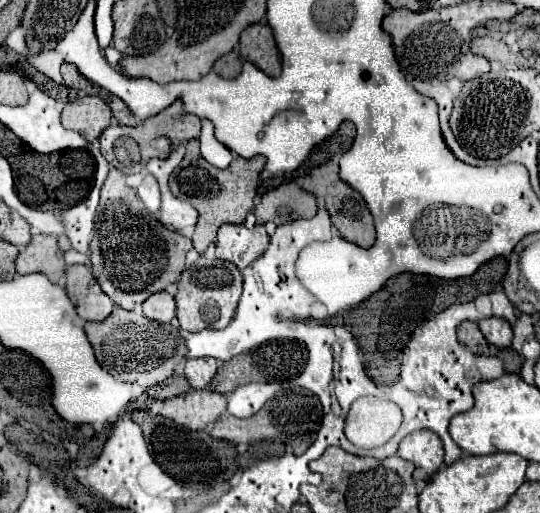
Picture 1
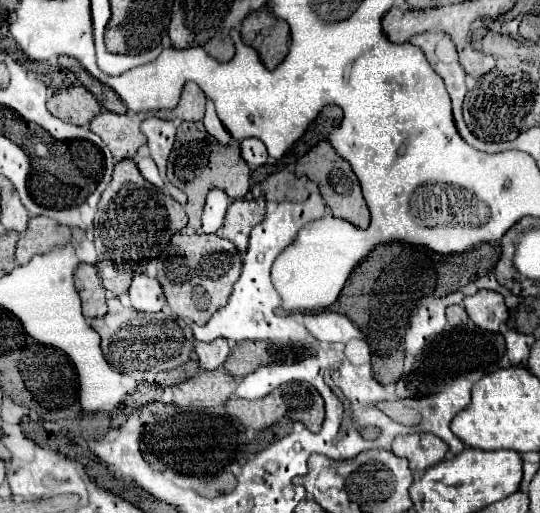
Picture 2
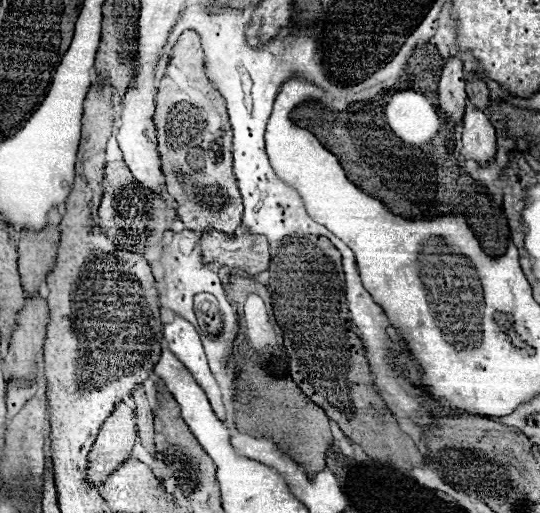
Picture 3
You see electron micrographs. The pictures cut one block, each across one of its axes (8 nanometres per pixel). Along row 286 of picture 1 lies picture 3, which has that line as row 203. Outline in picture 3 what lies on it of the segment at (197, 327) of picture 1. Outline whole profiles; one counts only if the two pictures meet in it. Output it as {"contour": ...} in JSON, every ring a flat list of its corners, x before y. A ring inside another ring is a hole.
{"contour":[[194,30,182,32,178,42,174,44,168,60,168,68,164,78,160,80,156,94,156,138,158,150,162,158,162,172,166,178,166,192,178,202,178,216,188,230,196,228,214,228,228,236,234,236,240,218,242,218,242,198,232,172,232,128,228,124,228,112,222,96,214,90,214,84,206,78,204,72,204,52,200,44,200,36]]}

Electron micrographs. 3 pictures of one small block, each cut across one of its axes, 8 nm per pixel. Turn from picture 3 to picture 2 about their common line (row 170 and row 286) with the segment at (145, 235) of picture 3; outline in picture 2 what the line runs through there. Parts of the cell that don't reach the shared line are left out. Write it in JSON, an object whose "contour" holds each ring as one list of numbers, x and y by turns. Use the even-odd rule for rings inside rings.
{"contour":[[132,160,118,162,114,166,112,182,102,192,94,218,94,238,98,252,96,268,104,282,104,288,116,298,126,294,132,278,136,274,144,274,146,262,160,258,170,238,182,232,186,224,186,212,182,210,182,206,178,206,176,200,146,182]]}

